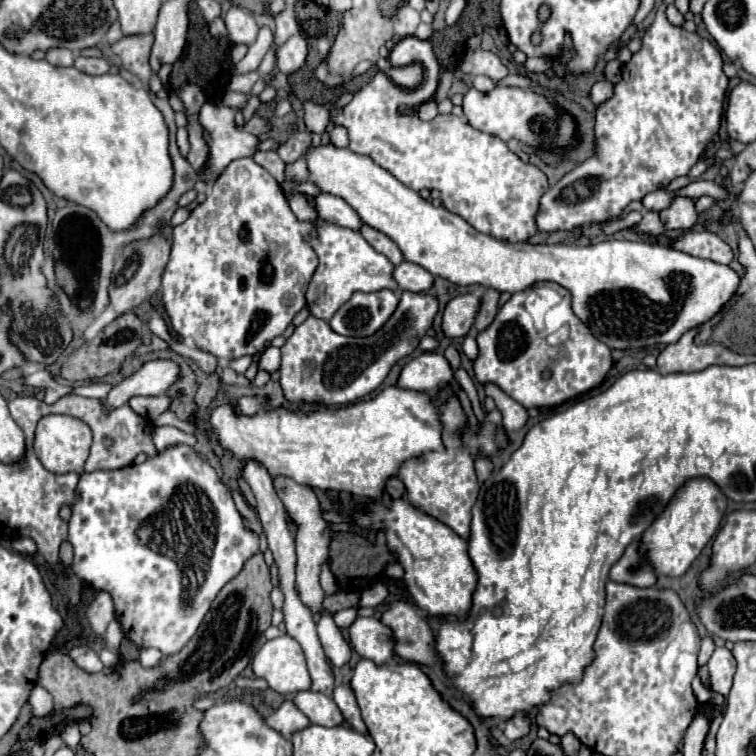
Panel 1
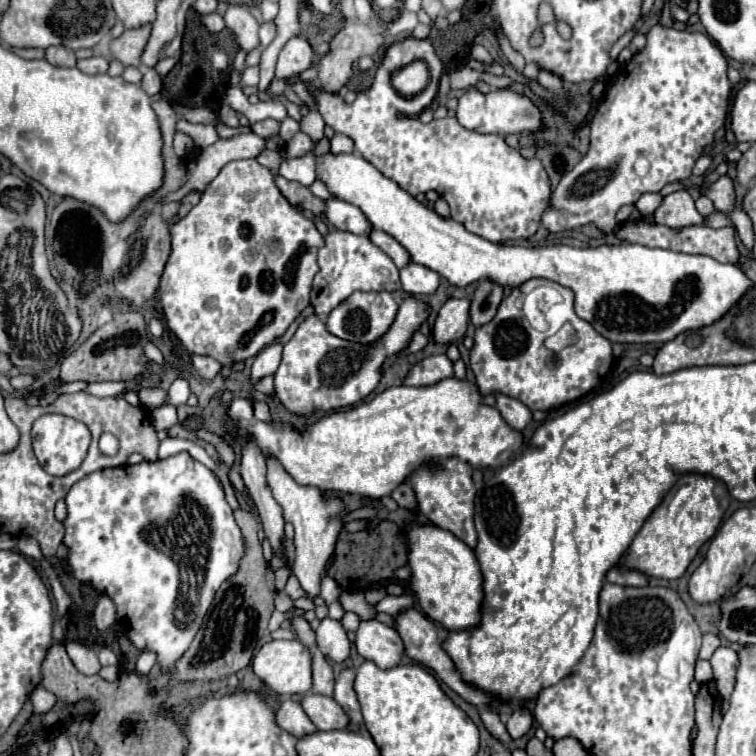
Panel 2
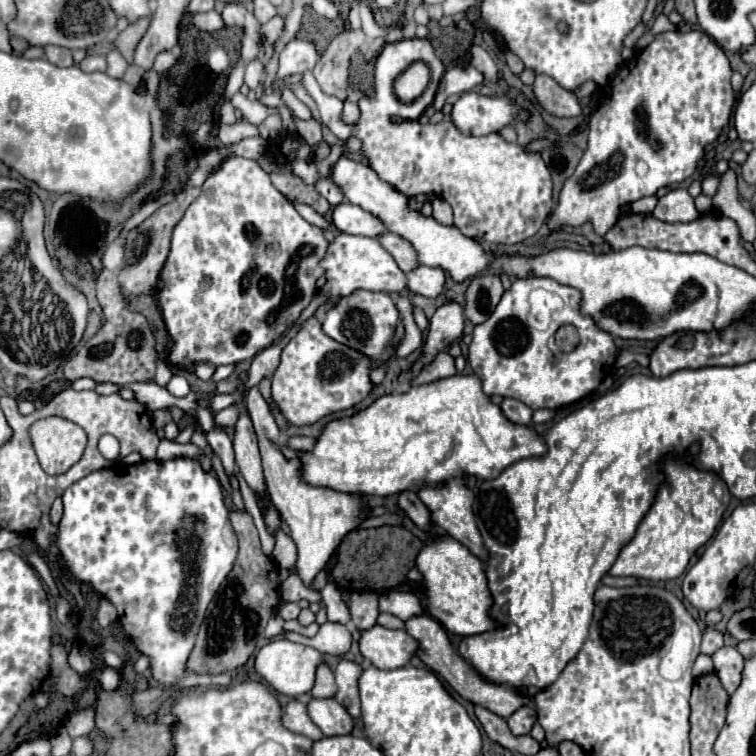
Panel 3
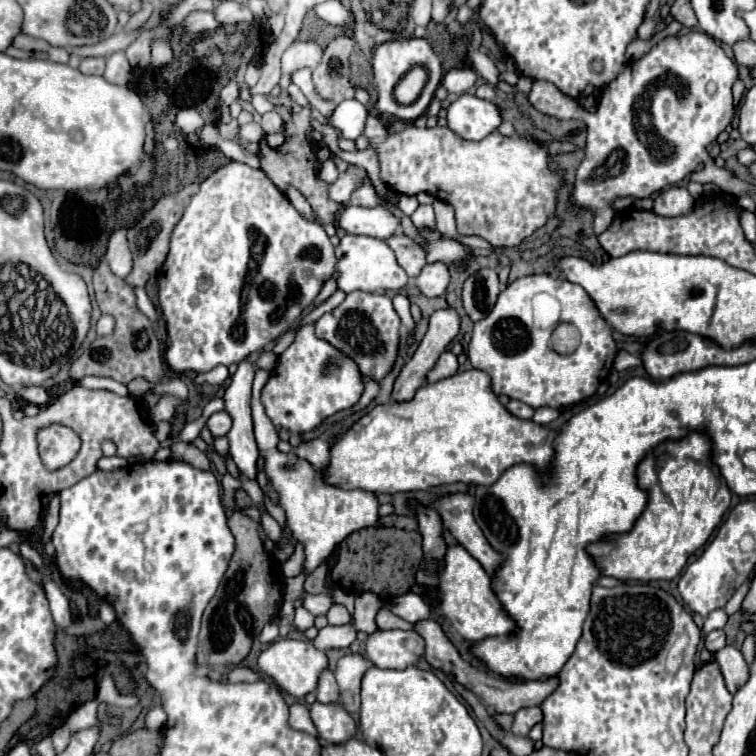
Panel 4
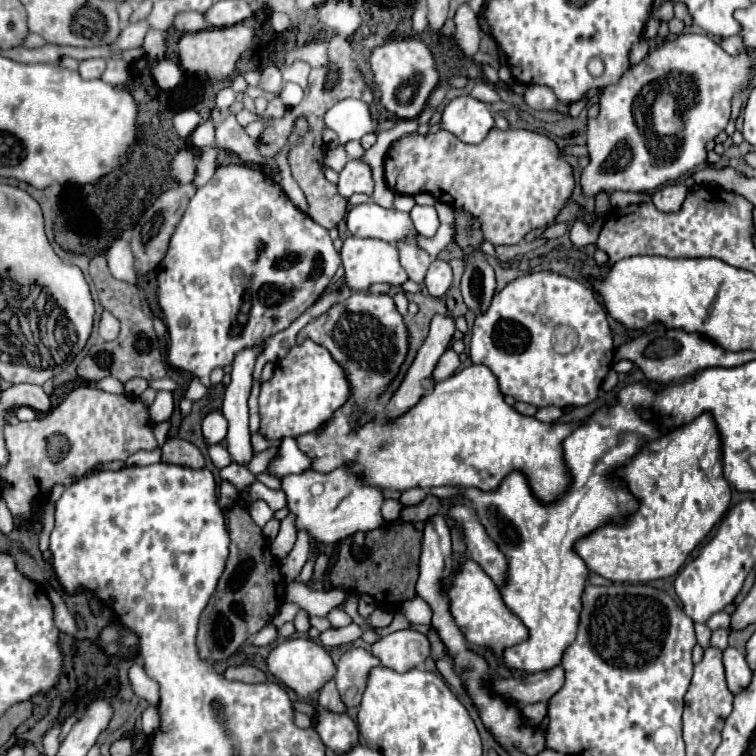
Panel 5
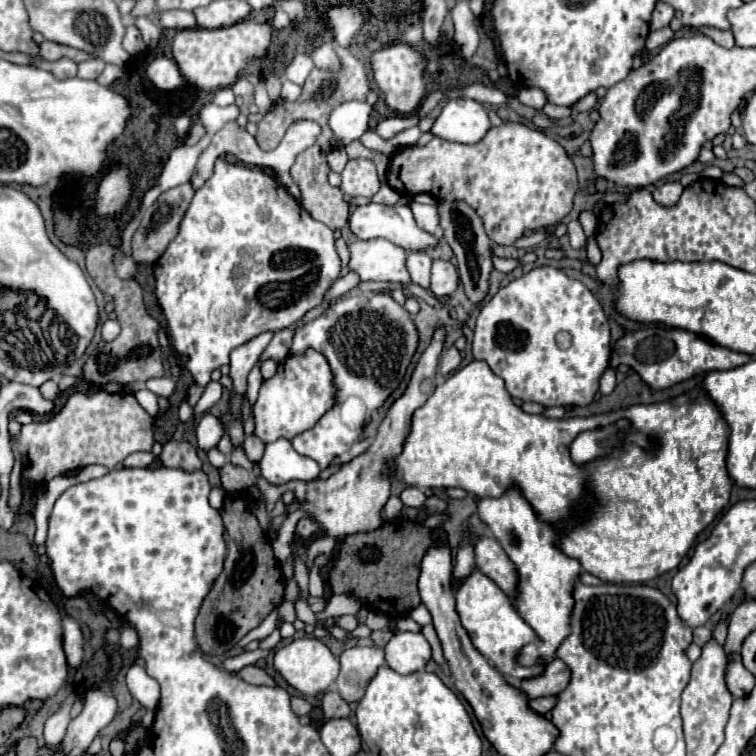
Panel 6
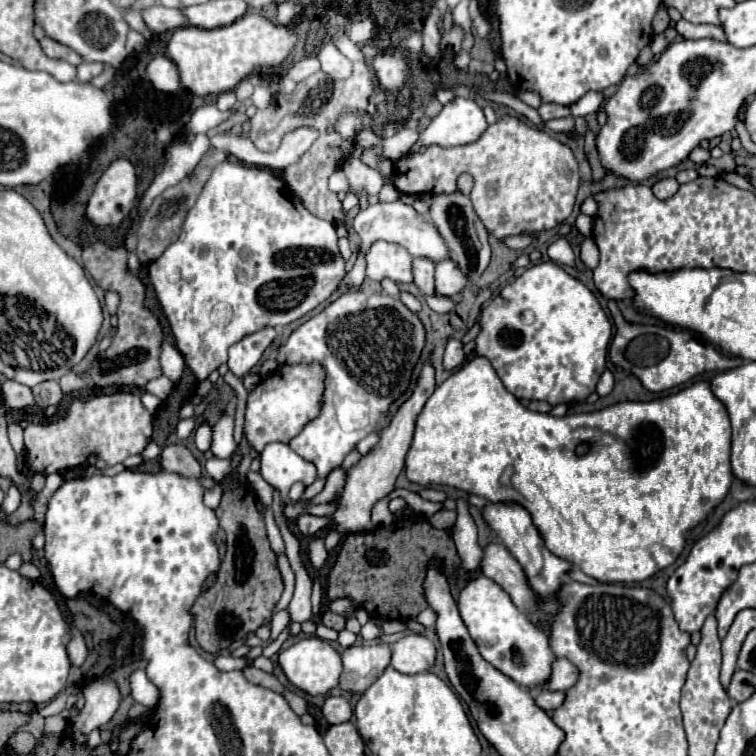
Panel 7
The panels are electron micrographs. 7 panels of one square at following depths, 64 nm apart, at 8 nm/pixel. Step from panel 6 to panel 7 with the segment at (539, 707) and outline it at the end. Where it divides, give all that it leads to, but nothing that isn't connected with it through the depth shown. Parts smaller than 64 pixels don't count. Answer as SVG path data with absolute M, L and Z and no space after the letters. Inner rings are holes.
M542 690L538 692L538 696L534 698L536 706L540 706L542 710L550 712L550 710L556 710L562 702L564 702L564 692L550 692L550 690Z

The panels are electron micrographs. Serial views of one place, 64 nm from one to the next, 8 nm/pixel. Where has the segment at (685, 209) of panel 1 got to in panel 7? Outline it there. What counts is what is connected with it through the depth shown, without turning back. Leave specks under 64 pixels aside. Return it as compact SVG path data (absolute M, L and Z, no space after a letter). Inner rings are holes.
M664 178L652 186L652 192L656 198L666 200L666 198L672 198L678 192L678 188L680 188L680 184L676 182L676 178Z

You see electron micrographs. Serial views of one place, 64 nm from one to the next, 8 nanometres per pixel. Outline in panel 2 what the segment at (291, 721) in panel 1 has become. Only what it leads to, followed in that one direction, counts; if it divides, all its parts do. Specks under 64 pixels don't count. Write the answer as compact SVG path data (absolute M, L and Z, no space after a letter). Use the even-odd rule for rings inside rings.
M294 700L282 702L282 706L280 706L278 712L276 712L276 724L278 724L284 732L288 732L288 734L292 734L292 736L296 736L296 738L300 738L300 736L304 736L304 734L316 732L316 726L314 726L314 724L310 722L310 718L304 714L302 706L300 706L298 702L294 702Z

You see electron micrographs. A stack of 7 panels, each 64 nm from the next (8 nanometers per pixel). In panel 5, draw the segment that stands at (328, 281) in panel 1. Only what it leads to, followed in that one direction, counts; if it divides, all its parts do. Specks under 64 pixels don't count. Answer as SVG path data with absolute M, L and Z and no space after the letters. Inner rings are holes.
M348 236L342 244L340 258L344 266L344 286L348 290L368 290L372 284L382 284L382 282L390 286L402 286L408 280L408 274L398 262L396 246L384 240Z

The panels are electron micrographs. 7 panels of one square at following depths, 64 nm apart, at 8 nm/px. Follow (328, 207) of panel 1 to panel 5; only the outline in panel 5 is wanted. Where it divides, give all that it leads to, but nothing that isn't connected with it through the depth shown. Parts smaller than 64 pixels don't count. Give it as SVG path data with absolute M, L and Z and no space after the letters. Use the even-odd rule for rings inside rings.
M374 202L352 206L346 214L346 226L352 236L380 238L392 244L416 232L406 212L386 210Z

